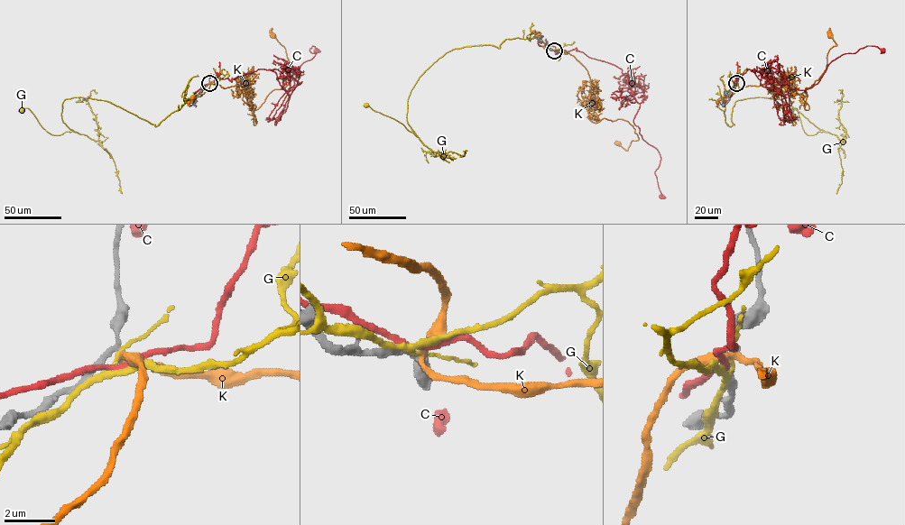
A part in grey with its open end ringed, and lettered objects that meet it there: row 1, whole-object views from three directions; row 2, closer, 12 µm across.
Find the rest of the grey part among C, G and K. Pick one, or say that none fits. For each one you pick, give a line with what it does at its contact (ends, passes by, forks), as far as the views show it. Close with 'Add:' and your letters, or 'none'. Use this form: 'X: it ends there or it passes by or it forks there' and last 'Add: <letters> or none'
Add: none

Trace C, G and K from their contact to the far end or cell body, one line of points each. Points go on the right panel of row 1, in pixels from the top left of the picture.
C: (736, 83), (749, 69), (762, 86), (786, 94), (810, 88), (844, 53), (868, 45), (881, 50)
G: (736, 83), (724, 98), (728, 125), (735, 101), (762, 96), (781, 99), (823, 131), (807, 134), (791, 111)
K: (736, 83), (776, 79), (808, 110), (806, 89), (836, 45), (829, 36)

